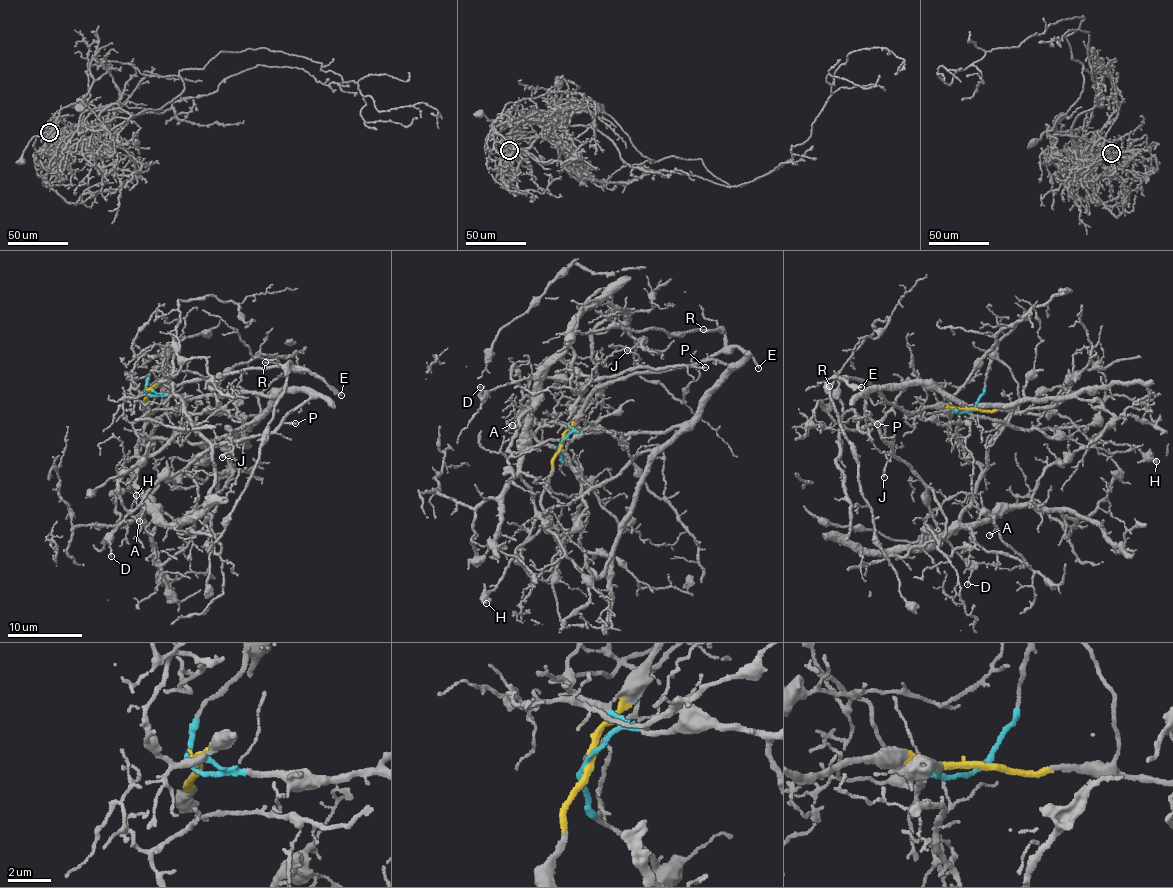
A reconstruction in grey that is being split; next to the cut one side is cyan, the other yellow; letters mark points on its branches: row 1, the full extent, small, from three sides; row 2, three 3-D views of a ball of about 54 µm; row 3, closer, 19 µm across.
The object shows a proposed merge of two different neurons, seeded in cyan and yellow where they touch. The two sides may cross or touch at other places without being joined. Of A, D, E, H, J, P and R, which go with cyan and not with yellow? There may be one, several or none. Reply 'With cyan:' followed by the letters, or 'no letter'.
With cyan: A, D, J, P

